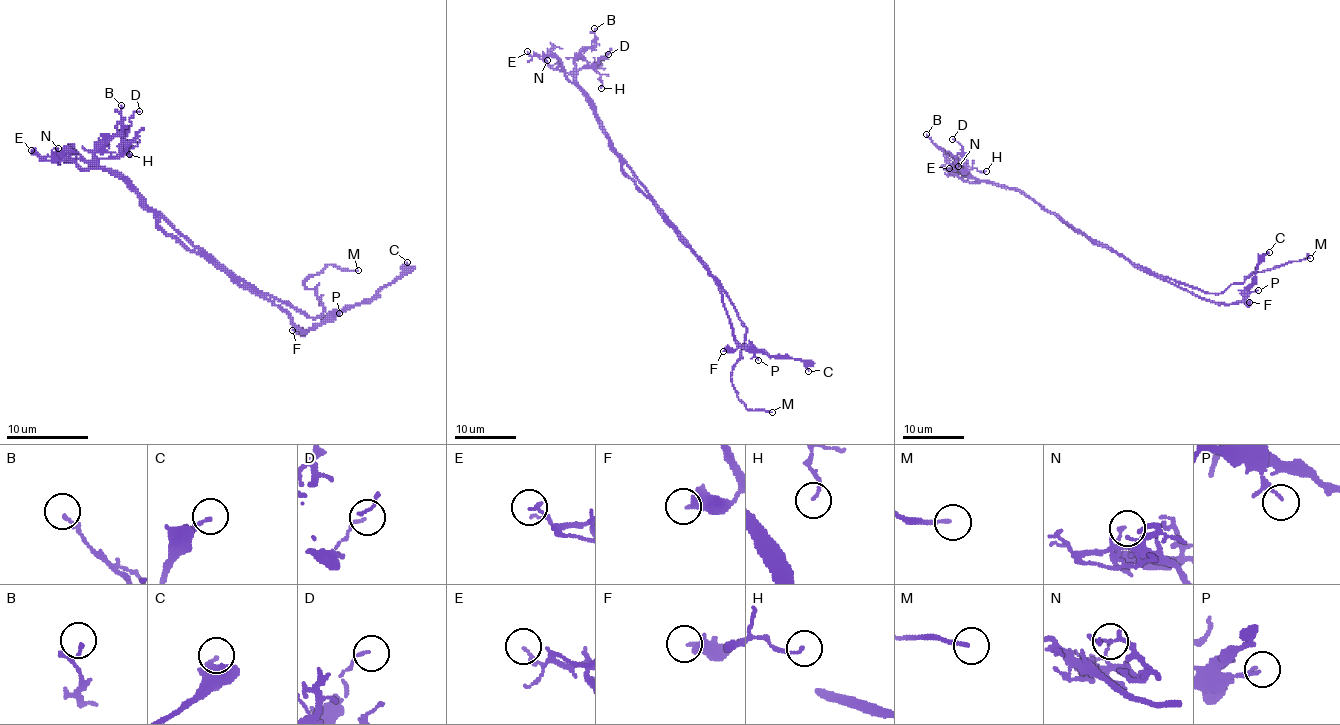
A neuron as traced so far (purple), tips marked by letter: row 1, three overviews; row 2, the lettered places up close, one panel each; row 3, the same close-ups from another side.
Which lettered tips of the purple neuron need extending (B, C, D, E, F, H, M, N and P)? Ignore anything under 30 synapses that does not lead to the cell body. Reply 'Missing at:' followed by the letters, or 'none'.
Missing at: M

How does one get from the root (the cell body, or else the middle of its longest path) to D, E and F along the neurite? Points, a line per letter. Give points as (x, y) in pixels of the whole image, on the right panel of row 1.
D: (1119, 255), (1018, 191), (972, 178), (965, 171), (962, 146), (952, 139)
E: (1119, 255), (1018, 191), (975, 180), (969, 174), (958, 174), (949, 168)
F: (1119, 255), (1201, 298), (1223, 304), (1249, 302)

